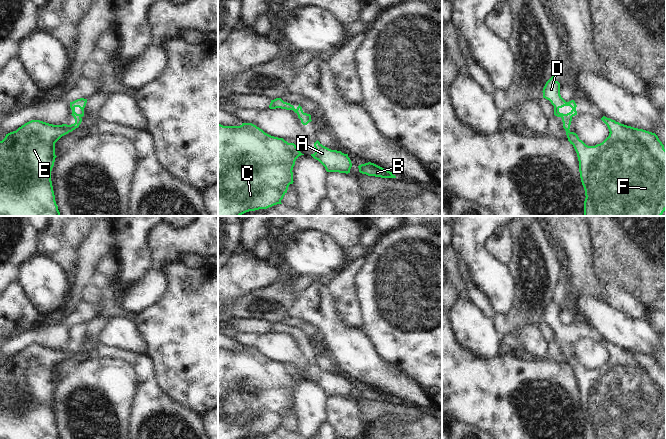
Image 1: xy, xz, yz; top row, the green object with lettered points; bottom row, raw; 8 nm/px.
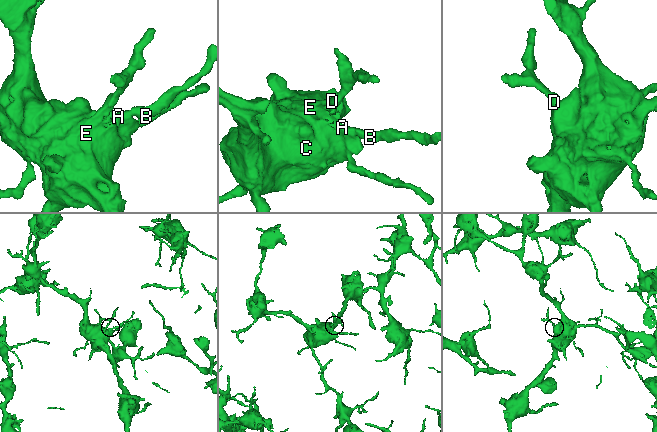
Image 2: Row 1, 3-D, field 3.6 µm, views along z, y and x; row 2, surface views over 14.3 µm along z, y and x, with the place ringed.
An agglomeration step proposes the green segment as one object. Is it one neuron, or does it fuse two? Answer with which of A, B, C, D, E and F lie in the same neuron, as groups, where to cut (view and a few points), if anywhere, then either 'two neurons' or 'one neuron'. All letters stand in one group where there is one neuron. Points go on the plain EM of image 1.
groups A B C D E F; cut none; one neuron

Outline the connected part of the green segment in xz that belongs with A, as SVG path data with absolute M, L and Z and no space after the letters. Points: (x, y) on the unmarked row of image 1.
M318 364L314 367L316 376L311 380L318 384L327 396L350 397L352 387L348 378L341 375L331 374L323 370Z

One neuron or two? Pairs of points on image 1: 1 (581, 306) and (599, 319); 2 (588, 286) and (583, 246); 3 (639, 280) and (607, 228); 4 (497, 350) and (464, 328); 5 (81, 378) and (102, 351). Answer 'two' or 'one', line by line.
1: one
2: one
3: one
4: one
5: two

